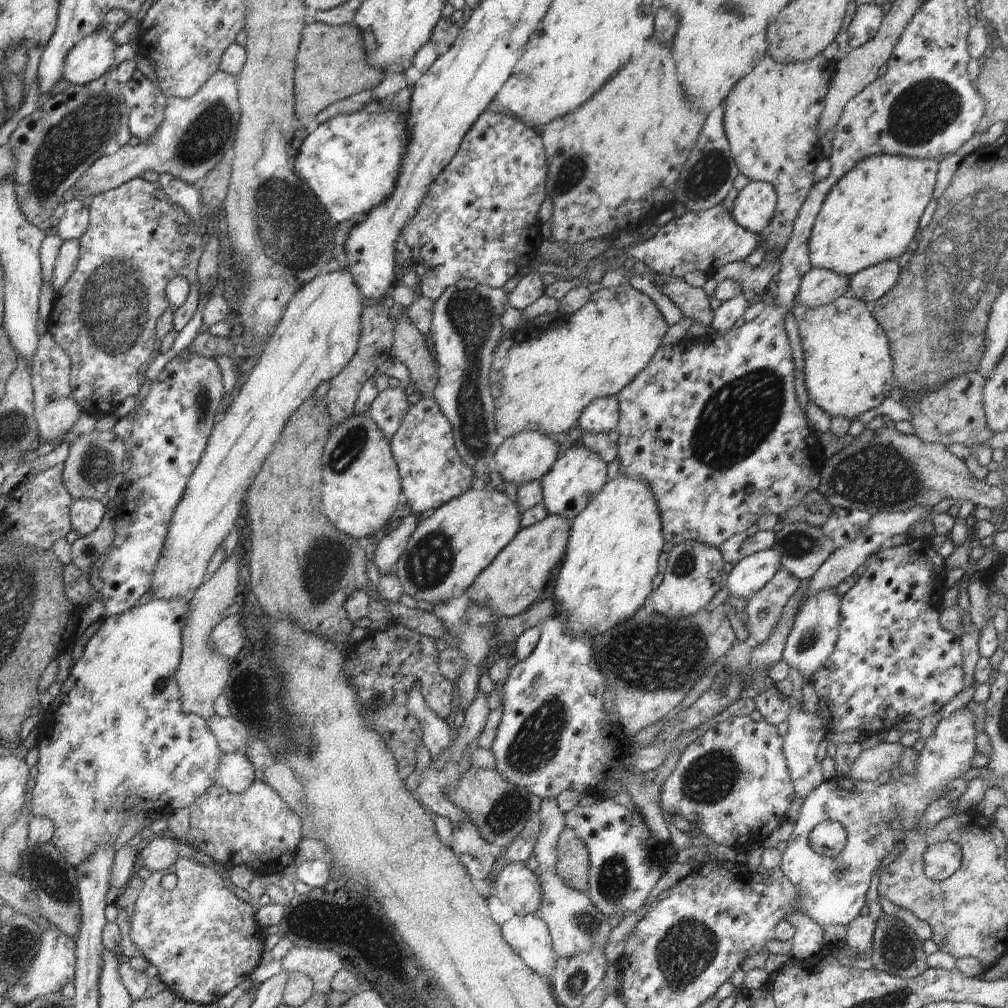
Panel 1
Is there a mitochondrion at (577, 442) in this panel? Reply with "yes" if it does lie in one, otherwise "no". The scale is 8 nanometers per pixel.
no

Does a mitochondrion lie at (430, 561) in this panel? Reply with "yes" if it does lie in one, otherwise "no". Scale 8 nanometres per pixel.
yes

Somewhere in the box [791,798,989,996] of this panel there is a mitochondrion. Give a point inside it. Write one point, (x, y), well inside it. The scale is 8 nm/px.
(897, 953)

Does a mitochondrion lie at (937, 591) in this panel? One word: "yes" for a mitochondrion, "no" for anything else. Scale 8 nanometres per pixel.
no

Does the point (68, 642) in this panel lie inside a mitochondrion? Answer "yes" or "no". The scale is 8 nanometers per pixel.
no

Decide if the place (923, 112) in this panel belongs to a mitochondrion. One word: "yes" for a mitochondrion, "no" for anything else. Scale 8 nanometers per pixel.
yes

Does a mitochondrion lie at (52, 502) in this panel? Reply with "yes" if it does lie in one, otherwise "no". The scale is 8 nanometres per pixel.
no

